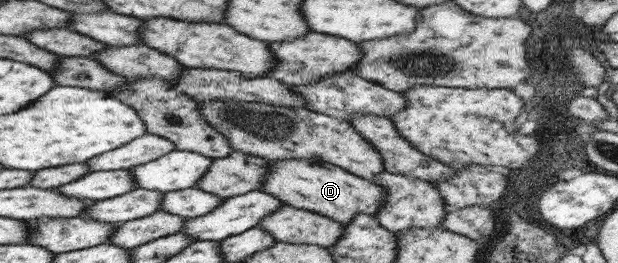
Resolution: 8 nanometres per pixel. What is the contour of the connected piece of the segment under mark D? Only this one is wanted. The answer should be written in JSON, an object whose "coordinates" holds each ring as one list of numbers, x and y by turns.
{"coordinates":[[289,158,269,160,269,170,263,176,260,191,281,200,281,204,315,212,341,225,350,222,357,214,372,215,385,205,385,188,373,181,354,176,333,164,308,159]]}

